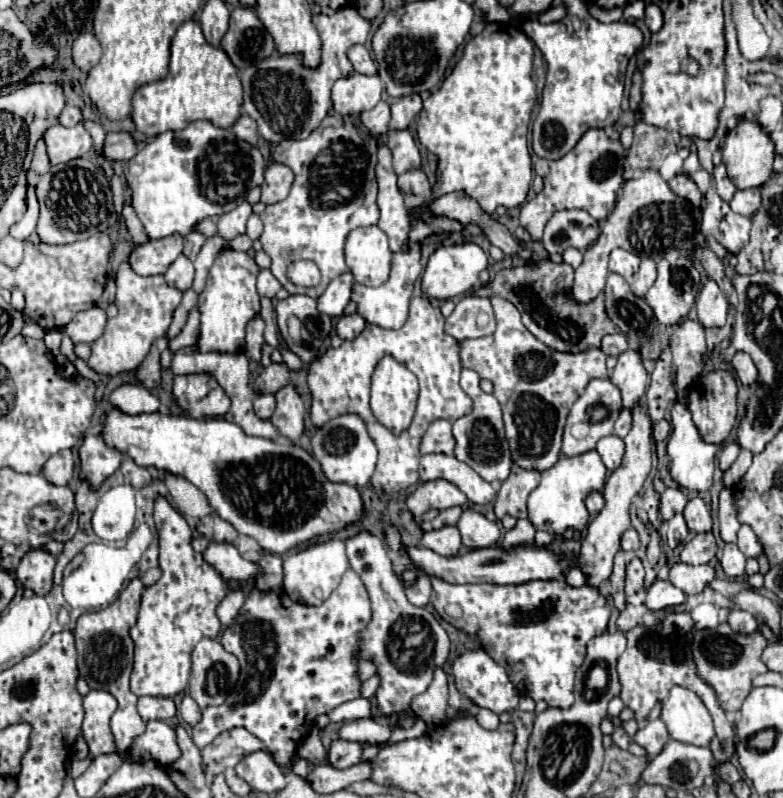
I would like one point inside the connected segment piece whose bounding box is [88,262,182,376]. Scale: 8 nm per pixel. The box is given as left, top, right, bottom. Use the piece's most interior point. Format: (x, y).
(145, 304)

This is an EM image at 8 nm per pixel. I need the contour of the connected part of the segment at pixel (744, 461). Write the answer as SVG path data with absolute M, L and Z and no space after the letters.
M742 450L740 456L736 458L736 462L722 474L722 484L724 488L734 488L738 484L738 480L742 480L742 476L746 474L748 466L752 464L752 454Z

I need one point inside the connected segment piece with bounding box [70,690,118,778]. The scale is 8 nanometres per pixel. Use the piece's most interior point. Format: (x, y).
(99, 705)

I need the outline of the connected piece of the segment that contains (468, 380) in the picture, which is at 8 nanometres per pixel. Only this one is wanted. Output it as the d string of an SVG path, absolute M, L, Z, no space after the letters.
M463 369L461 374L462 390L474 400L474 410L468 416L454 422L454 438L456 438L454 454L456 454L458 460L462 460L470 468L474 468L486 482L494 482L494 480L502 482L510 474L512 458L510 458L510 450L508 450L508 444L506 444L506 438L504 438L500 404L492 394L482 392L480 376L474 370Z

